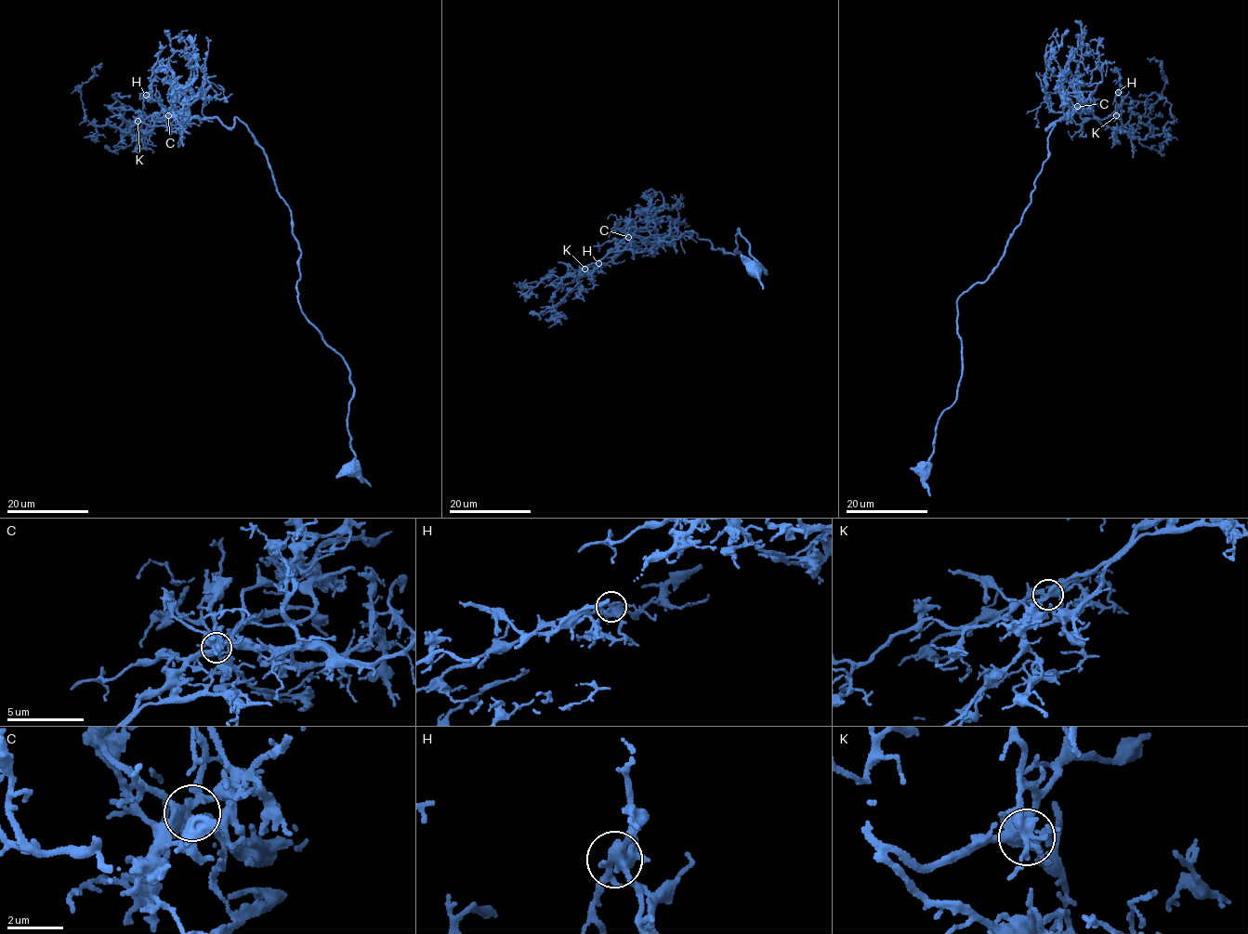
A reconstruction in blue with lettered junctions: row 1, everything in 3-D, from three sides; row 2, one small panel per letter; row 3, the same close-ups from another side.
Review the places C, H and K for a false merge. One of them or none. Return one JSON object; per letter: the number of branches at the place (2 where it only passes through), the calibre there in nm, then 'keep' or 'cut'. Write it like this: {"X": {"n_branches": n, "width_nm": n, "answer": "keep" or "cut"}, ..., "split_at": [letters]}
{"C": {"n_branches": 7, "width_nm": 400, "answer": "keep"}, "H": {"n_branches": 5, "width_nm": 440, "answer": "keep"}, "K": {"n_branches": 5, "width_nm": 420, "answer": "keep"}, "split_at": []}

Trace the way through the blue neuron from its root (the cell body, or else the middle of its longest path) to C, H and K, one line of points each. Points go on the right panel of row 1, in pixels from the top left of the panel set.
C: (921, 469), (957, 393), (957, 299), (997, 266), (1047, 158), (1055, 125), (1045, 128), (1077, 106)
H: (921, 469), (957, 393), (957, 299), (1020, 223), (1045, 128), (1076, 106), (1110, 117), (1117, 92)
K: (921, 469), (957, 393), (957, 299), (997, 266), (1020, 223), (1055, 125), (1045, 128), (1076, 106), (1116, 115)

